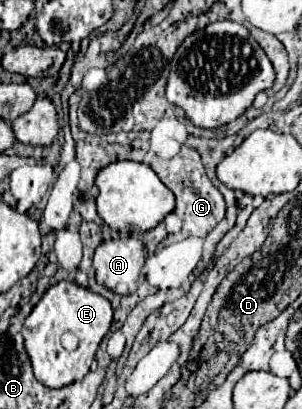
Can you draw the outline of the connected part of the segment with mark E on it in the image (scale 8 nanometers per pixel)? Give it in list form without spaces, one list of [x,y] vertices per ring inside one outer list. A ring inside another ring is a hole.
[[[76,282],[54,284],[34,306],[22,328],[24,346],[38,382],[42,382],[48,388],[62,388],[76,380],[82,380],[90,372],[96,348],[110,330],[110,324],[112,306],[104,296],[92,292],[90,288],[82,288]],[[64,332],[72,332],[78,338],[76,350],[66,350],[62,346]]]

